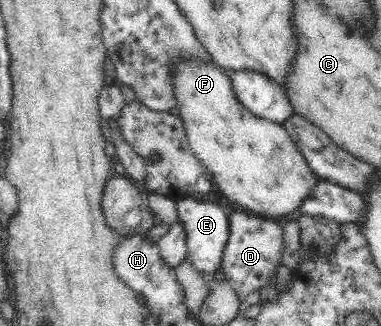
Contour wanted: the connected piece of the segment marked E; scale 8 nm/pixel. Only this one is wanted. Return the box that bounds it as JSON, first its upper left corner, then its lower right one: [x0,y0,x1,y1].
[175,198,227,275]

